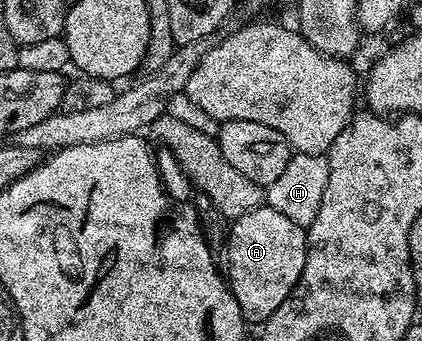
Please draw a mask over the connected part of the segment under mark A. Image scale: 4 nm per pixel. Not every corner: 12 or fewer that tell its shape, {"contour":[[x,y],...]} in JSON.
{"contour":[[260,206],[227,233],[225,276],[266,324],[305,270],[305,229]]}

